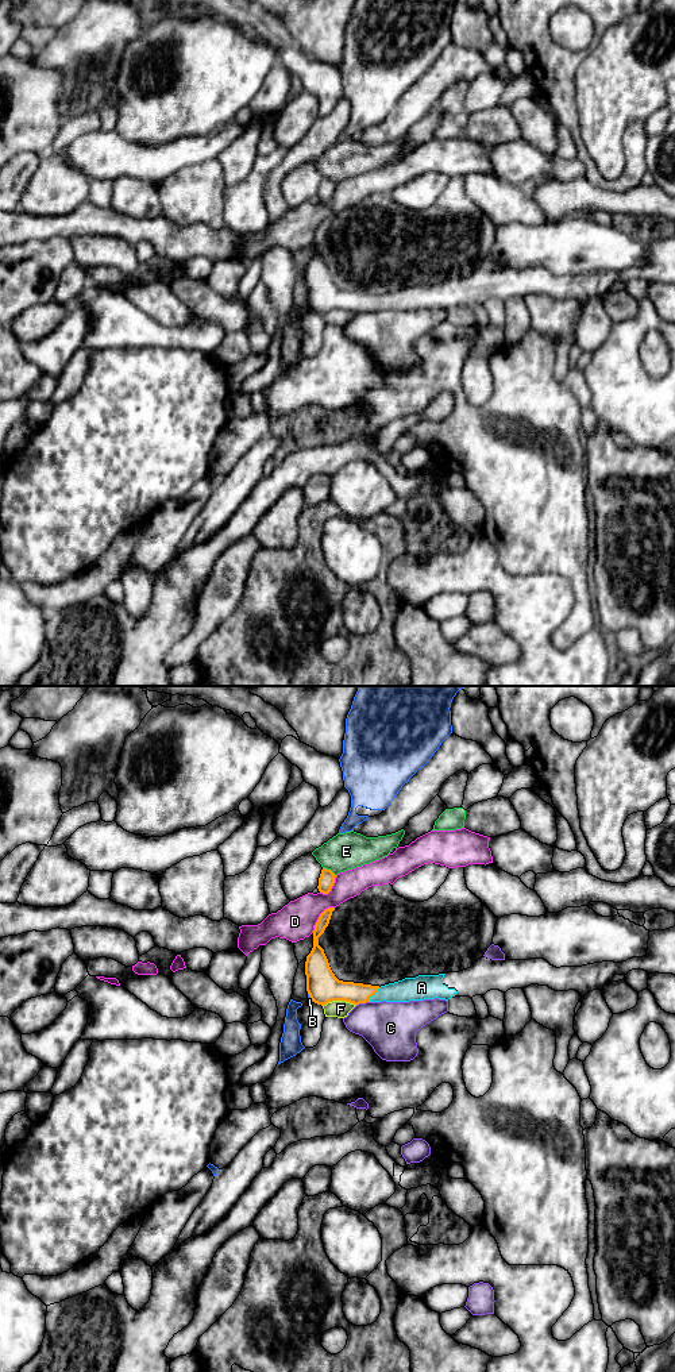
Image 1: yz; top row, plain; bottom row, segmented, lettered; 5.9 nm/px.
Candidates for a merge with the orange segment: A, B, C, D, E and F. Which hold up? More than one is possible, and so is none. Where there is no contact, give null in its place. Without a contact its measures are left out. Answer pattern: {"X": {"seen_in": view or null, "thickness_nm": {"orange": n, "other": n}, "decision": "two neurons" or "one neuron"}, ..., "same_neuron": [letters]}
{"A": {"seen_in": "yz", "thickness_nm": {"orange": 140, "other": 140}, "decision": "one neuron"}, "B": {"seen_in": "yz", "thickness_nm": {"orange": 190, "other": 20}, "decision": "two neurons"}, "C": {"seen_in": "yz", "thickness_nm": {"orange": 190, "other": 320}, "decision": "two neurons"}, "D": {"seen_in": "yz", "thickness_nm": {"orange": 110, "other": 220}, "decision": "two neurons"}, "E": {"seen_in": "yz", "thickness_nm": {"orange": 100, "other": 220}, "decision": "two neurons"}, "F": {"seen_in": "yz", "thickness_nm": {"orange": 190, "other": 110}, "decision": "two neurons"}, "same_neuron": ["A"]}

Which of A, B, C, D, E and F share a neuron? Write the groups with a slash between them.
A / B / C / D / E / F

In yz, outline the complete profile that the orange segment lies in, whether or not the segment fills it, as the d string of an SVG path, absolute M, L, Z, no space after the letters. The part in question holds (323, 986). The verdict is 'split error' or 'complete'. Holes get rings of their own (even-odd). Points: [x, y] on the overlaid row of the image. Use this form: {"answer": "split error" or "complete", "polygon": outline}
{"answer": "split error", "polygon": "M335 907L325 909L313 930L313 948L306 956L306 991L317 1005L346 1001L354 1005L366 1002L409 1002L424 999L451 999L455 997L485 995L490 990L506 993L531 984L548 986L555 991L575 990L580 997L602 990L614 975L626 975L632 970L648 974L675 975L675 926L649 932L647 955L622 963L602 961L582 967L551 966L544 959L491 960L481 957L459 972L418 975L385 986L371 986L339 980L332 972L319 937L329 924Z"}

